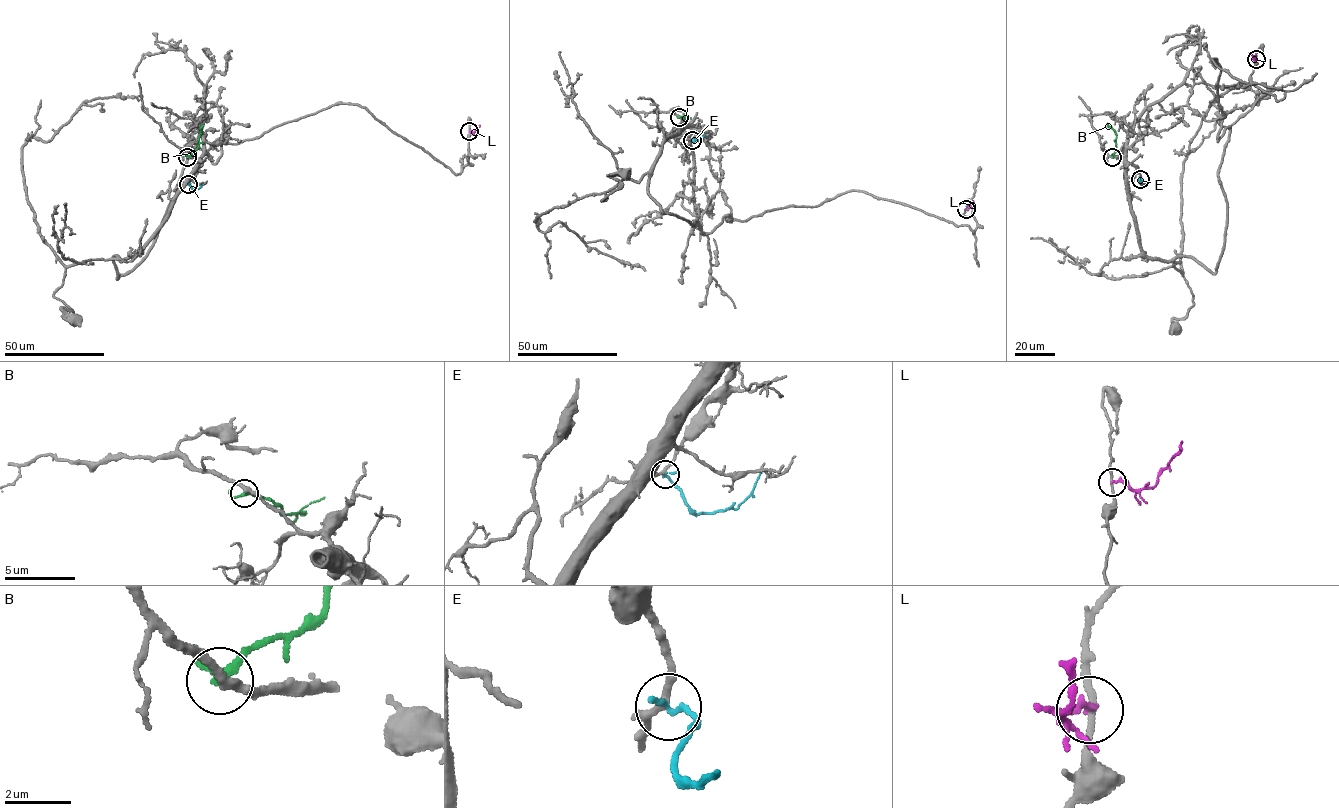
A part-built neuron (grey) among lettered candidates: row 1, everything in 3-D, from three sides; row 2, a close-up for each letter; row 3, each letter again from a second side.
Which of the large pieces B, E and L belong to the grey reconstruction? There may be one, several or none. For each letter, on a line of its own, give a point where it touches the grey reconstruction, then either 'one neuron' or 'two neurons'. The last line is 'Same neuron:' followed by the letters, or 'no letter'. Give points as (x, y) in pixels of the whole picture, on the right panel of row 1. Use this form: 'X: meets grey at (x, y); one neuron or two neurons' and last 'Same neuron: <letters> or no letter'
B: meets grey at (1112, 157); two neurons
E: meets grey at (1140, 179); two neurons
L: meets grey at (1256, 59); two neurons
Same neuron: no letter

